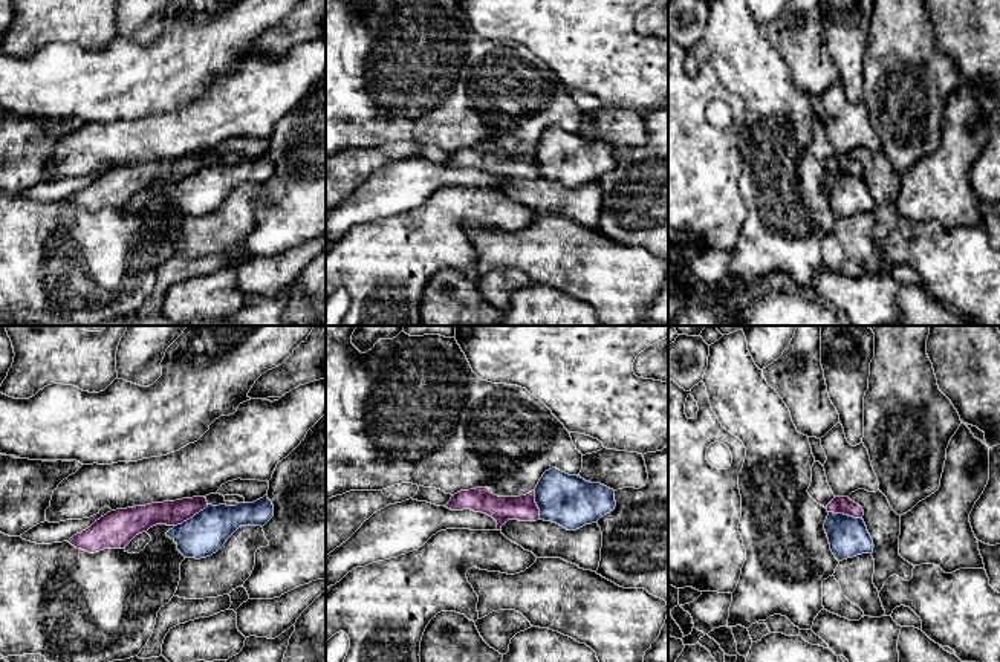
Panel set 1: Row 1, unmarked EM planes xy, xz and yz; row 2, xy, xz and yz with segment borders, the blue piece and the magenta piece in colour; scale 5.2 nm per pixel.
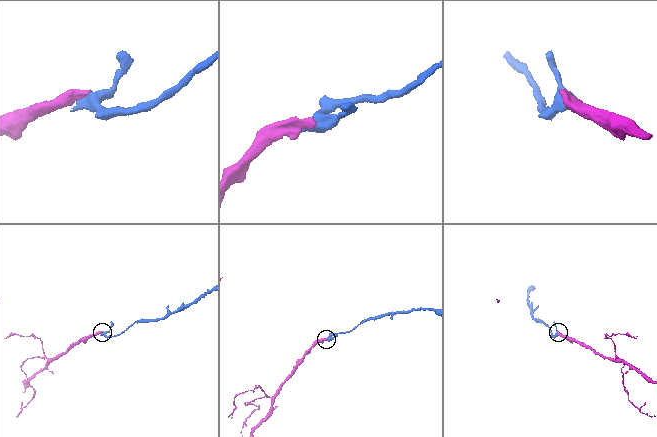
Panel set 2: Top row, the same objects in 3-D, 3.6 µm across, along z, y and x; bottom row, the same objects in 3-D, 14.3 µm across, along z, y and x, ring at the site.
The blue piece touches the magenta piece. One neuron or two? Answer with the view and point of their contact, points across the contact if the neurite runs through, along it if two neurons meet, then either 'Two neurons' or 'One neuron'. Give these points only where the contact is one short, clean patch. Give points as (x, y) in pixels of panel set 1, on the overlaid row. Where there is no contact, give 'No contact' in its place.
Touches blue at xy (193, 517). Boundary: xy (208, 505), (175, 526). Two neurons

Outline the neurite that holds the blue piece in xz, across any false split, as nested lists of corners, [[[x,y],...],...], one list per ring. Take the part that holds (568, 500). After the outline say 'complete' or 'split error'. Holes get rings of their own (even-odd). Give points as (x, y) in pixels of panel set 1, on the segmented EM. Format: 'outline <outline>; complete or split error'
outline [[[557,468],[546,471],[540,479],[535,503],[540,520],[557,523],[567,531],[596,523],[616,506],[613,489]]]; complete

